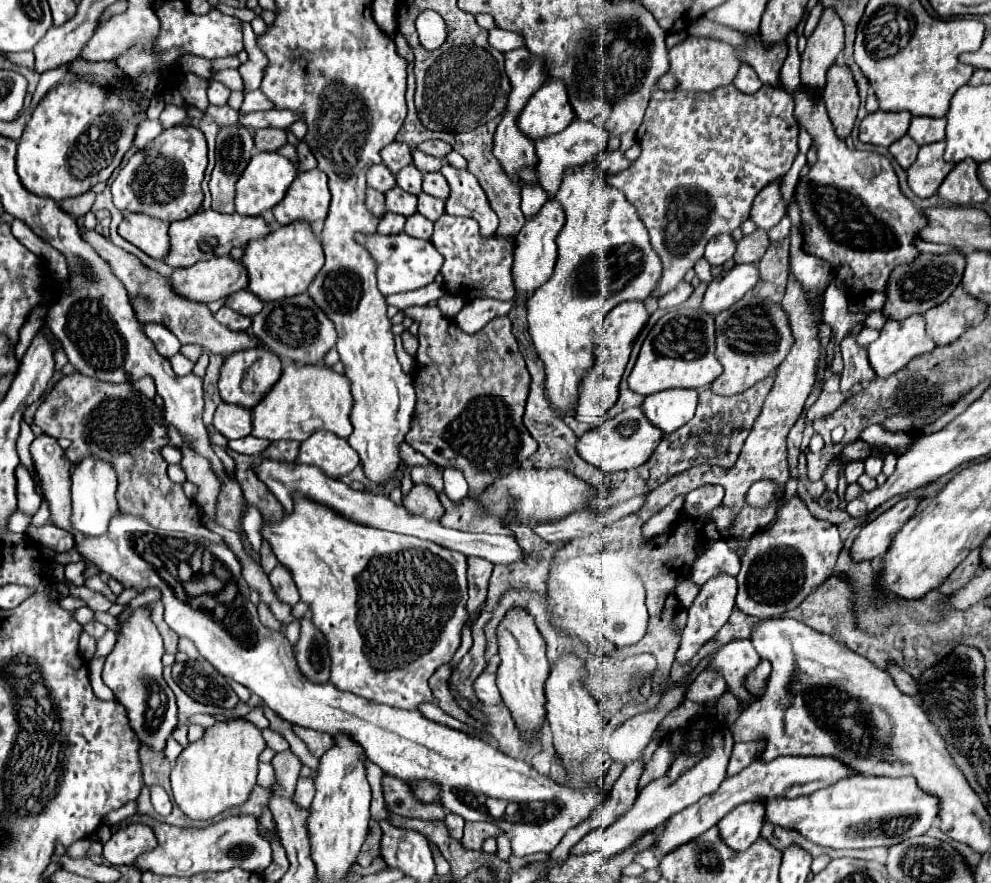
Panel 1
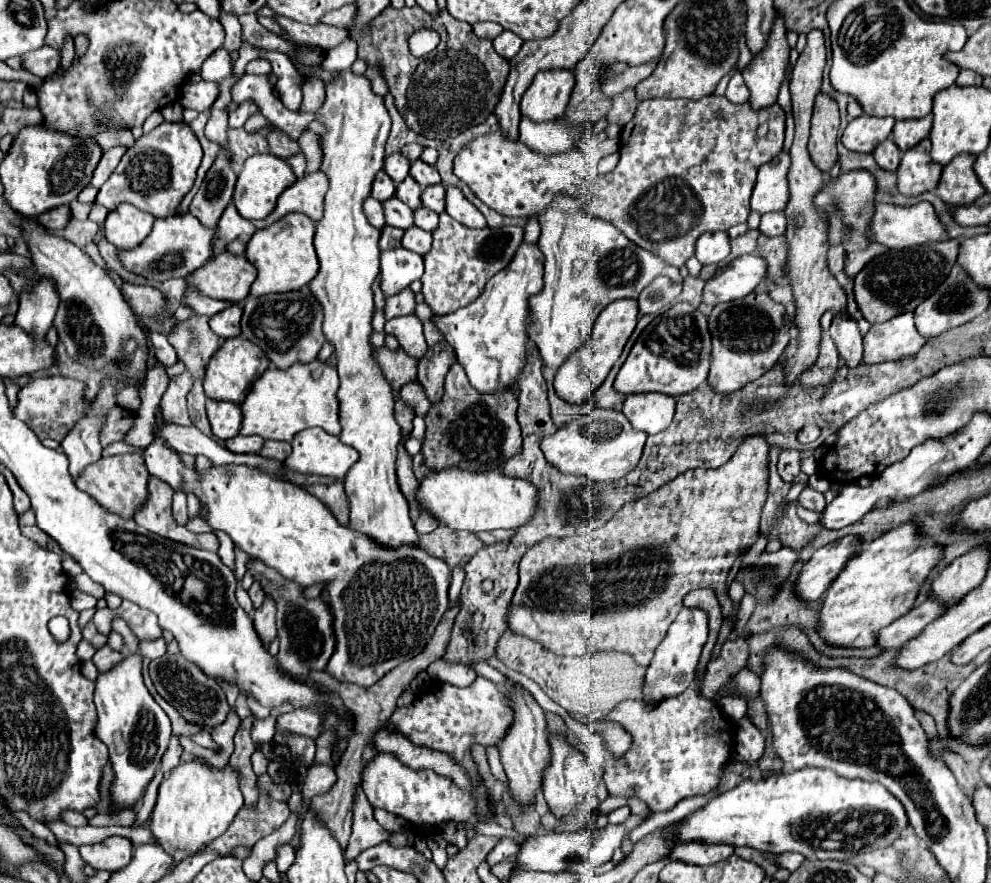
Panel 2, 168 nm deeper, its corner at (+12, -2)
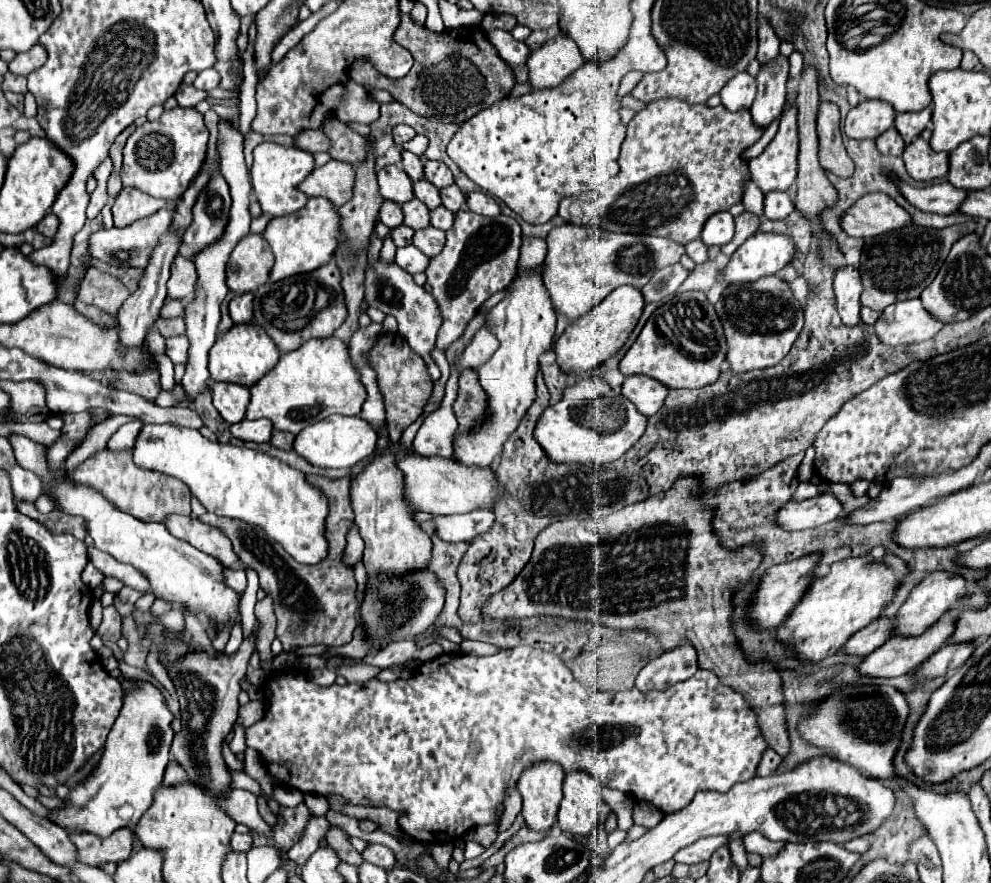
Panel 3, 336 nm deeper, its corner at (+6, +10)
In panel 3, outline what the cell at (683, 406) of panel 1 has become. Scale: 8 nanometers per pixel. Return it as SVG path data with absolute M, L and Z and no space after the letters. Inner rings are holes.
M642 374L628 376L622 384L622 396L632 400L644 416L652 416L654 412L658 412L658 408L662 408L664 404L666 394L668 388L664 384L658 384L658 380Z

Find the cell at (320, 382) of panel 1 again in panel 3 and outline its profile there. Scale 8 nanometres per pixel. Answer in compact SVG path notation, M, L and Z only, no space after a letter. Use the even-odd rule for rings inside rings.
M334 336L326 340L312 338L302 344L302 348L282 354L276 368L254 386L250 386L250 404L246 418L268 418L272 420L276 430L298 434L306 426L320 422L330 414L358 416L364 400L366 388L350 360L348 344Z

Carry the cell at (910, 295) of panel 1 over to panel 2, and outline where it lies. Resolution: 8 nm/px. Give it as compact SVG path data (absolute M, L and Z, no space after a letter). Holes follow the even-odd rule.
M944 240L936 244L924 244L918 248L890 250L870 264L854 278L854 296L858 296L858 308L870 324L888 322L896 314L914 310L922 300L926 300L950 274L958 258L960 240Z

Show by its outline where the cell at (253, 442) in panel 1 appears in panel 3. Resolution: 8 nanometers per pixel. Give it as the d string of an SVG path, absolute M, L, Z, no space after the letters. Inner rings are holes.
M266 418L260 420L240 420L234 426L230 426L232 436L240 440L250 440L250 442L270 442L272 436L272 424Z

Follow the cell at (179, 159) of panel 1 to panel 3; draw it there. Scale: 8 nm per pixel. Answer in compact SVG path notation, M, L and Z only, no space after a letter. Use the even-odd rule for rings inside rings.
M174 108L164 112L158 120L146 122L132 132L124 148L122 182L134 186L150 196L164 200L178 200L188 188L190 180L198 176L206 160L208 128L196 108Z

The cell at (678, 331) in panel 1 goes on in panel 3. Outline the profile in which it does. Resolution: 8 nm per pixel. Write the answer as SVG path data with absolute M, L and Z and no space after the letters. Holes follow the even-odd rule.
M684 292L664 302L648 318L636 342L620 360L624 376L646 374L656 378L666 388L704 388L720 376L720 366L726 360L726 338L714 306L702 292Z

